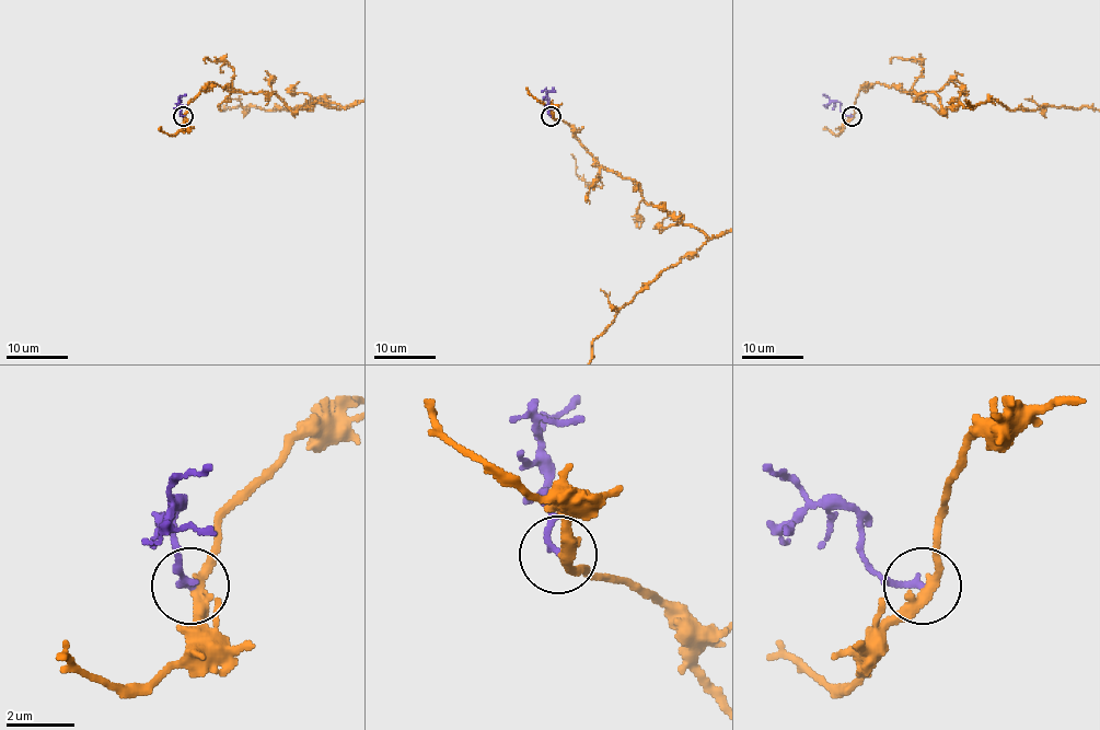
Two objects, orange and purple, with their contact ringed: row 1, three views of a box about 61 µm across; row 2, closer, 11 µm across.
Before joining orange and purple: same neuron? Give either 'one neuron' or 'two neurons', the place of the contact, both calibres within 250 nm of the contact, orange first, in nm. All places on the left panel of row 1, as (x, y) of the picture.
two neurons; place (183, 116); calibres 320 and 190 nm

